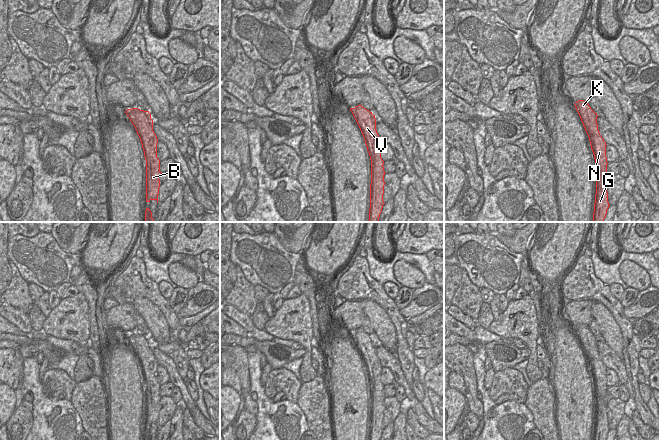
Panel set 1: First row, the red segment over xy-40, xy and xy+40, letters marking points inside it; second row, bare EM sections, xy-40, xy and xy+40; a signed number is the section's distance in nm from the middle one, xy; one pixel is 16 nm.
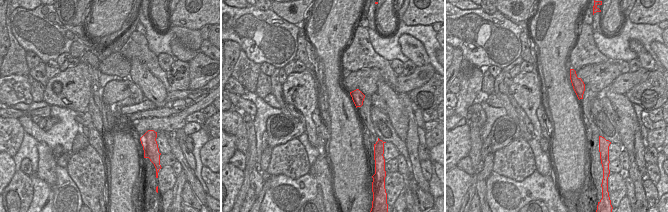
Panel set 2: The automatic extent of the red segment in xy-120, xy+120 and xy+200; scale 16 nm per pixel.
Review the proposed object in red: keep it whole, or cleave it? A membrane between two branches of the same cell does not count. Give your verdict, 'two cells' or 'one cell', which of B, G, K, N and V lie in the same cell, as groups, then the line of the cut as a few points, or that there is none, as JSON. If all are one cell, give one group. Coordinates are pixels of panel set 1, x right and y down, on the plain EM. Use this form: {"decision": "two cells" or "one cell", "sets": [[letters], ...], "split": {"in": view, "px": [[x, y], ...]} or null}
{"decision": "two cells", "sets": [["B", "G", "N"], ["K", "V"]], "split": {"in": "xy-40", "px": [[155, 359], [148, 368], [142, 369]]}}

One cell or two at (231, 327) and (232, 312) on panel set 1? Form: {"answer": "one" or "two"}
{"answer": "two"}

